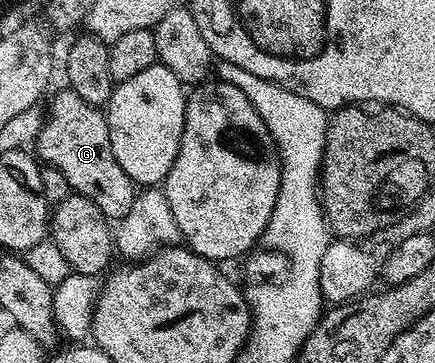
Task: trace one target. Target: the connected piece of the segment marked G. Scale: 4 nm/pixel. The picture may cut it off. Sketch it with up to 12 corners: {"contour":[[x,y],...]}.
{"contour":[[72,89],[47,105],[35,142],[110,222],[133,180],[111,151],[105,114]]}

